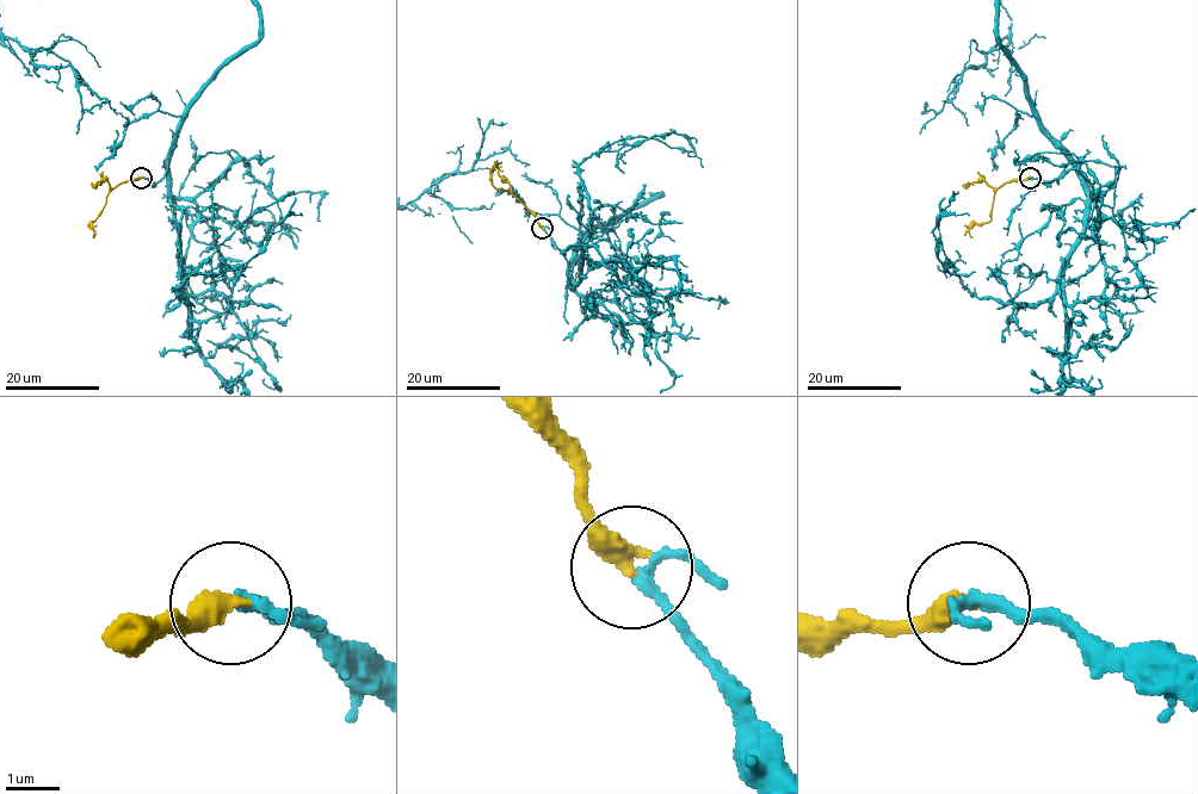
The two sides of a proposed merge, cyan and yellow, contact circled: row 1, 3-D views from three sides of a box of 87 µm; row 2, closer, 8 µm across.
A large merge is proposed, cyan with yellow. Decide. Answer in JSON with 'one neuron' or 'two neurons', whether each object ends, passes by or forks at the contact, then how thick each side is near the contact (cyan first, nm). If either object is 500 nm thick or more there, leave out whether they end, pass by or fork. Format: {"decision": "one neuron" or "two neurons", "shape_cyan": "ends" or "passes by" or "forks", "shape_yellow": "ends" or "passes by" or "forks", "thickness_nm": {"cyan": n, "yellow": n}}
{"decision": "one neuron", "shape_cyan": "passes by", "shape_yellow": "ends", "thickness_nm": {"cyan": 190, "yellow": 400}}

